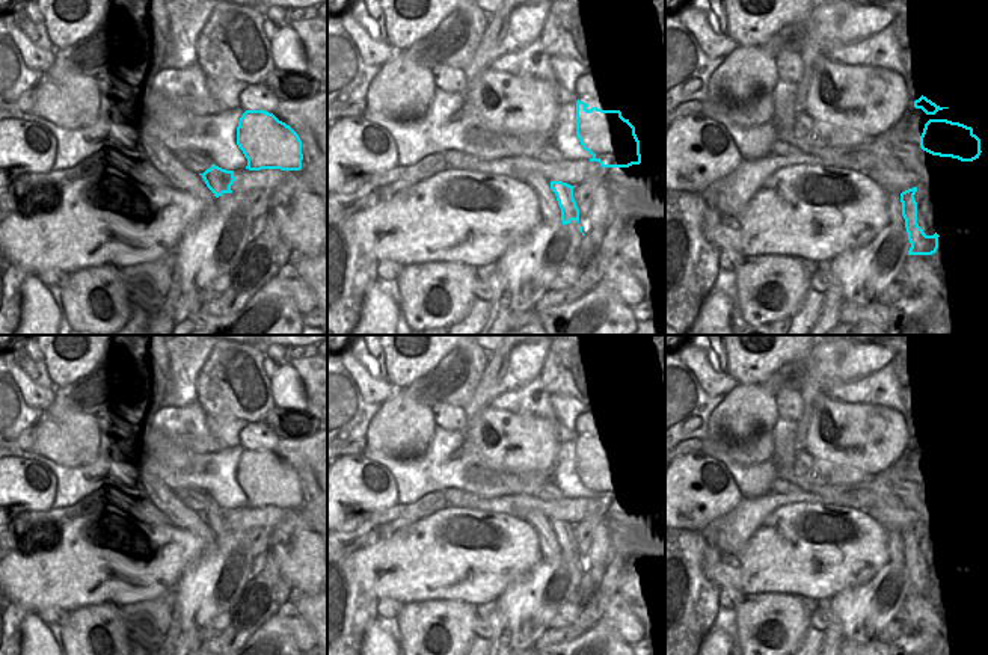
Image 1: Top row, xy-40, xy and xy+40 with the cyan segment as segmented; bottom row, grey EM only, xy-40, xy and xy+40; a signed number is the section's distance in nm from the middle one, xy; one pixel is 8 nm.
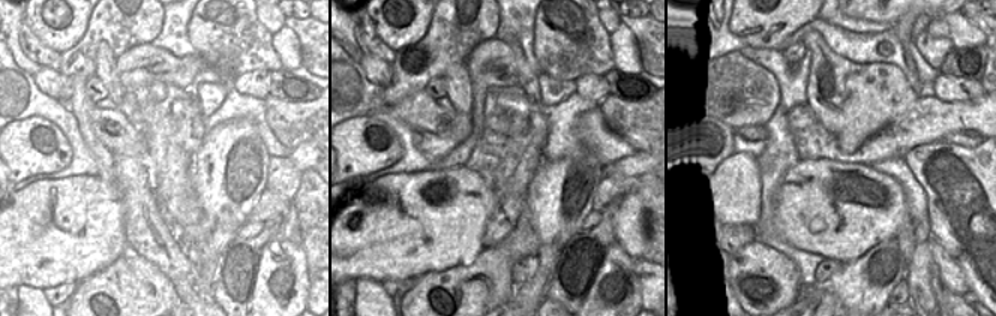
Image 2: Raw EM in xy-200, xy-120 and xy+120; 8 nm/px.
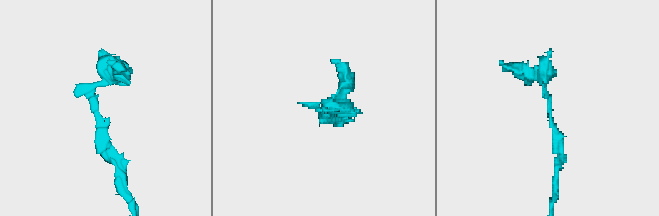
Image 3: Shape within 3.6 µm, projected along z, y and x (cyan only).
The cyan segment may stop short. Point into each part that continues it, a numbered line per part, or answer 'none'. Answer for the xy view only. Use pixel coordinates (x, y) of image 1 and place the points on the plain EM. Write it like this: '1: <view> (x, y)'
none.

